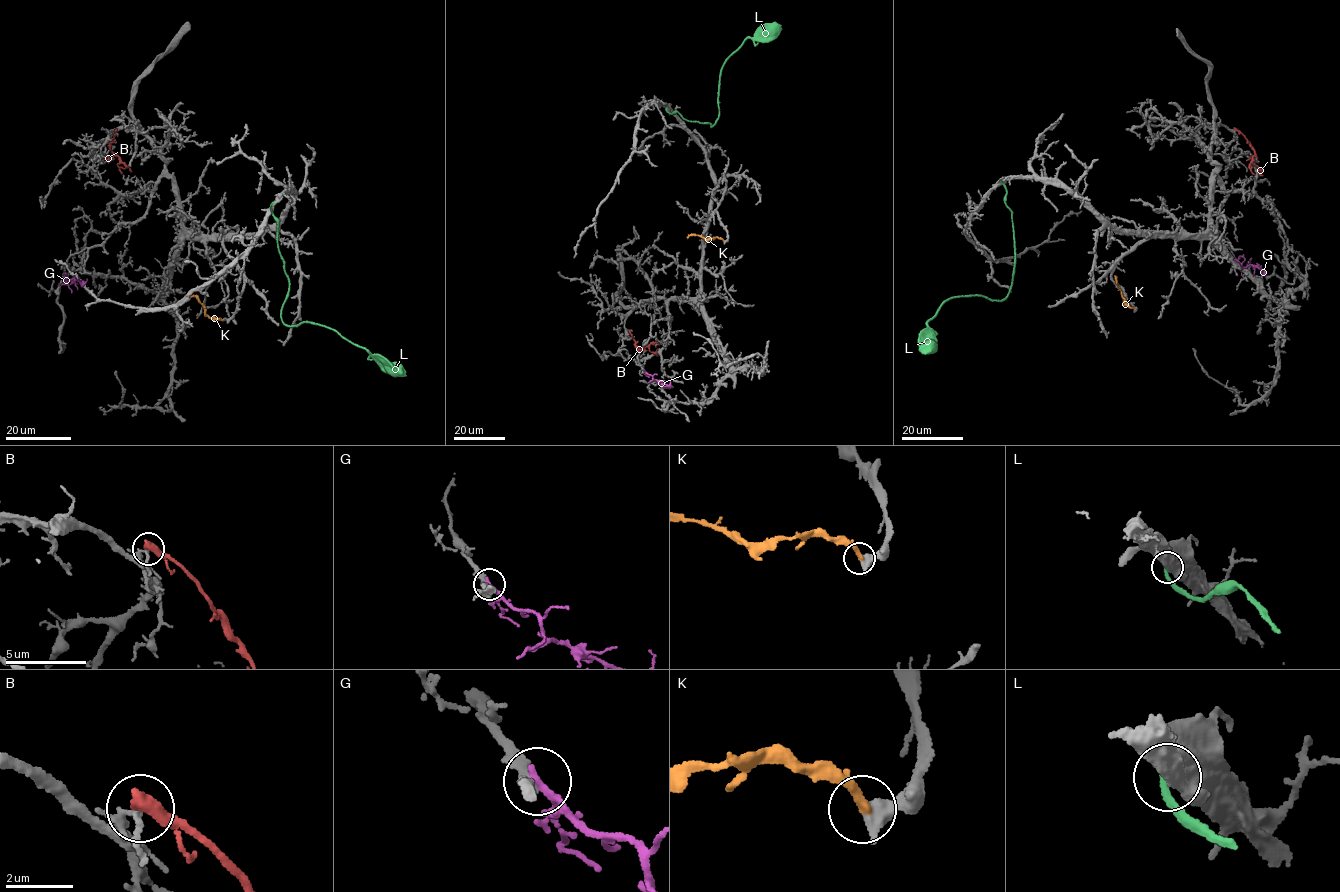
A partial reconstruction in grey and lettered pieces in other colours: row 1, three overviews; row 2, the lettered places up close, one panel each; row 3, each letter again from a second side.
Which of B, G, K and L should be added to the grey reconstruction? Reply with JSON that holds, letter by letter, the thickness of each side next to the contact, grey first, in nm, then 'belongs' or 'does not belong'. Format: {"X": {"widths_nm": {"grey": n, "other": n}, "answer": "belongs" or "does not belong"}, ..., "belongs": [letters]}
{"B": {"widths_nm": {"grey": 140, "other": 550}, "answer": "does not belong"}, "G": {"widths_nm": {"grey": 280, "other": 280}, "answer": "does not belong"}, "K": {"widths_nm": {"grey": 550, "other": 300}, "answer": "belongs"}, "L": {"widths_nm": {"grey": 900, "other": 380}, "answer": "does not belong"}, "belongs": ["K"]}

